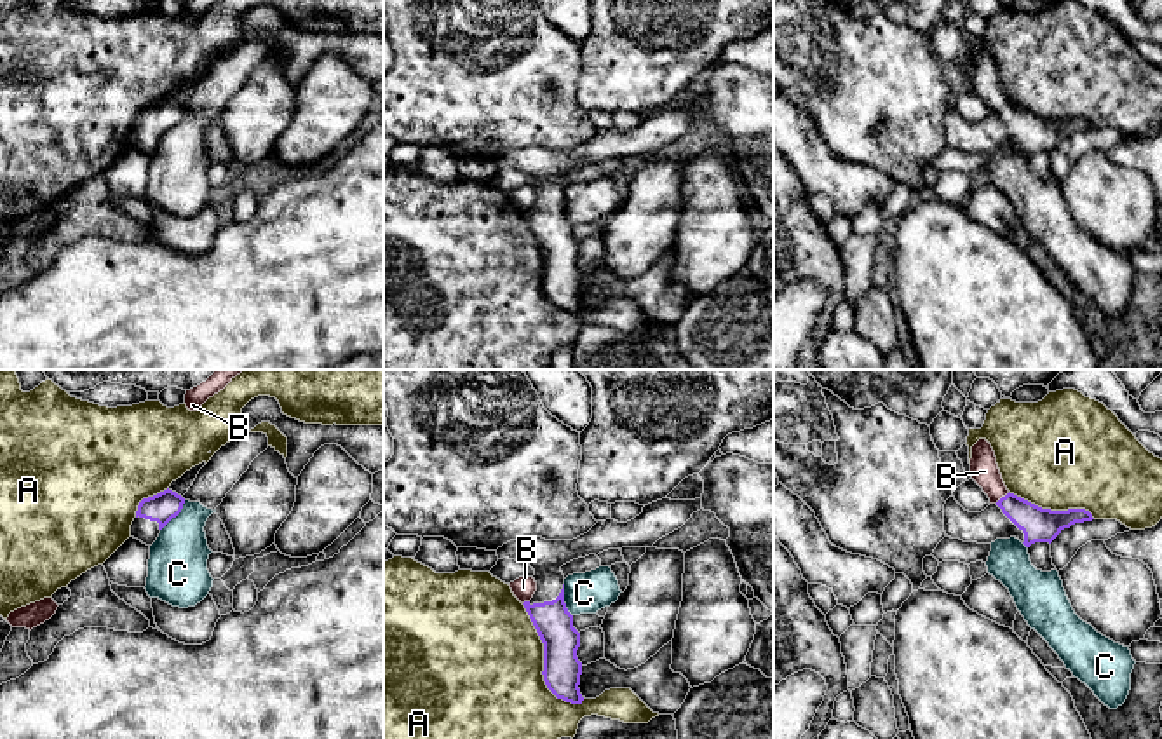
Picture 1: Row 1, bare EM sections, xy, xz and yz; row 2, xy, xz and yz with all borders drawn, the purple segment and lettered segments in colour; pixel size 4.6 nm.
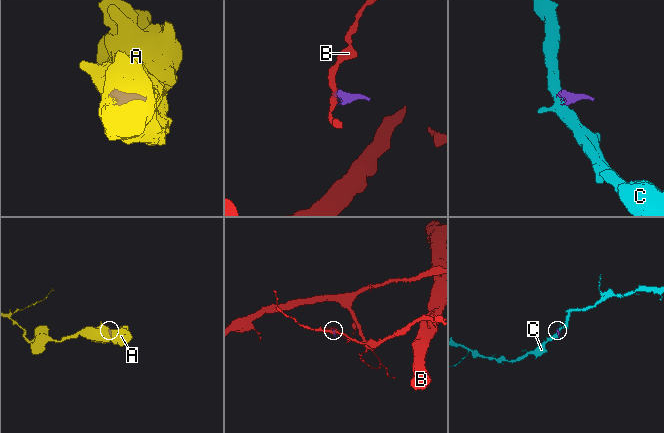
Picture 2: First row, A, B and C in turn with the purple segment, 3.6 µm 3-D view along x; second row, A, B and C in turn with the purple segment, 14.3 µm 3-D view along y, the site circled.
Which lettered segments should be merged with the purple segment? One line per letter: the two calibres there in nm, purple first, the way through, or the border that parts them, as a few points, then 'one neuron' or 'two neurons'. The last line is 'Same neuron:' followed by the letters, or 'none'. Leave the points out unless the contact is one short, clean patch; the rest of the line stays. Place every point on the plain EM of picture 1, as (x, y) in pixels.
A: 180/500 nm | two neurons
B: 160/130 nm | along yz (1009, 101), (995, 112) | two neurons
C: 140/280 nm | along xy (185, 110), (183, 117), (161, 140) | two neurons
Same neuron: none

